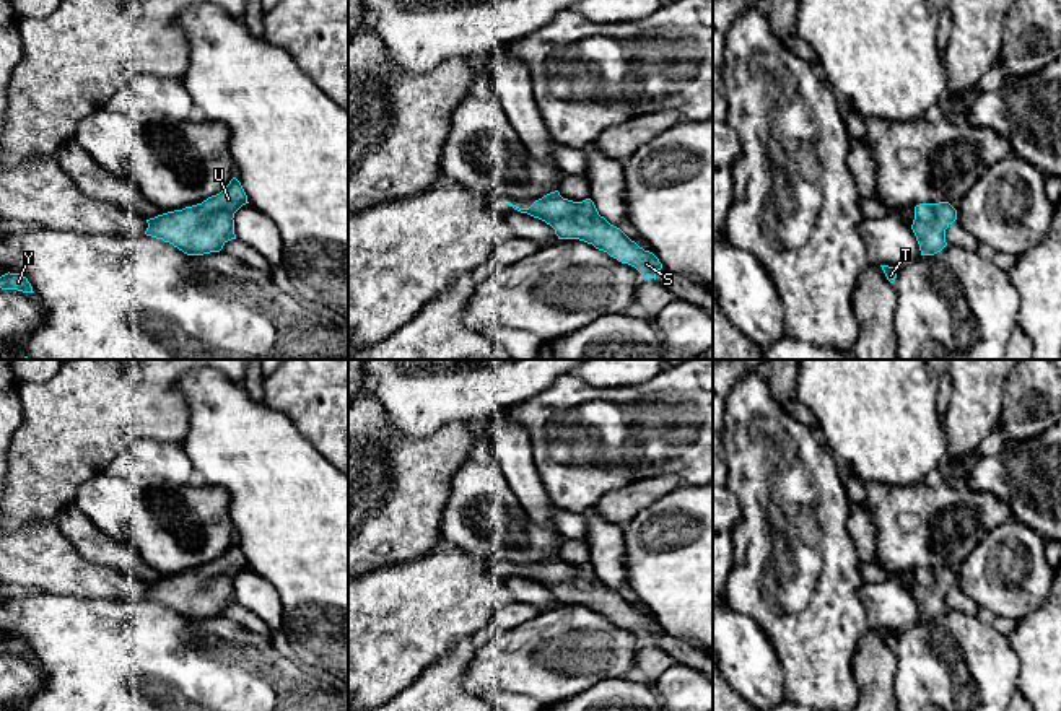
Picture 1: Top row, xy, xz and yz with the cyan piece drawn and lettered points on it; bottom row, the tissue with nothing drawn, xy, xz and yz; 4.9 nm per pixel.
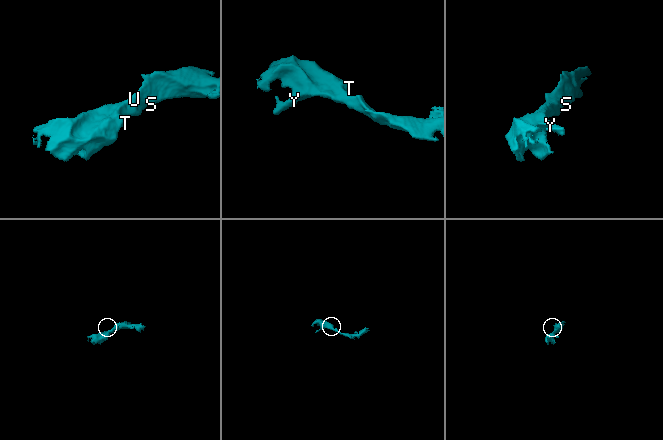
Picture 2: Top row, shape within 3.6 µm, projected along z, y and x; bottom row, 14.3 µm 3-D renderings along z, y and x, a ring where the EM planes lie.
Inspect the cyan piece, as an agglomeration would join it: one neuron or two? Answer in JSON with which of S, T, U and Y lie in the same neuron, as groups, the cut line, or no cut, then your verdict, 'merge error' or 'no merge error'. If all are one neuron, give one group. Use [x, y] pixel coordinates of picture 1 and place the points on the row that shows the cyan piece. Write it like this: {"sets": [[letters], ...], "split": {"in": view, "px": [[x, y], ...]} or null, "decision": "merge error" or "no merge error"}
{"sets": [["S", "T", "U", "Y"]], "split": null, "decision": "no merge error"}

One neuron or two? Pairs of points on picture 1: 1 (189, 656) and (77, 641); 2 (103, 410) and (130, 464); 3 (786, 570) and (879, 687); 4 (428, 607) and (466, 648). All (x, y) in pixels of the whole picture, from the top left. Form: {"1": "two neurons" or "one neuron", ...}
{"1": "one neuron", "2": "two neurons", "3": "two neurons", "4": "two neurons"}

